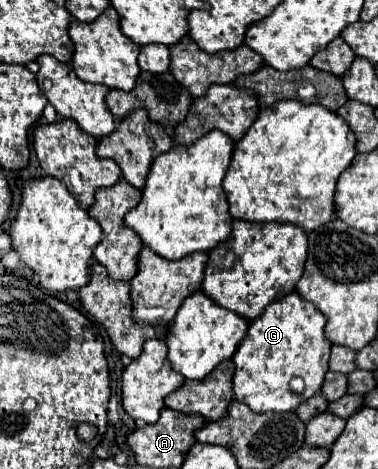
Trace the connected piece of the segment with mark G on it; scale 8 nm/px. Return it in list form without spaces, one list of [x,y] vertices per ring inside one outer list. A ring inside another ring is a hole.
[[[289,293],[287,297],[271,303],[249,325],[251,329],[247,329],[247,337],[241,341],[233,357],[233,391],[237,401],[243,401],[255,413],[285,413],[295,411],[299,403],[319,393],[323,377],[327,373],[327,359],[331,347],[323,333],[323,313],[319,313],[311,303],[303,301],[303,297],[299,297],[297,293]],[[295,375],[305,381],[305,389],[301,395],[289,389],[289,379]]]

